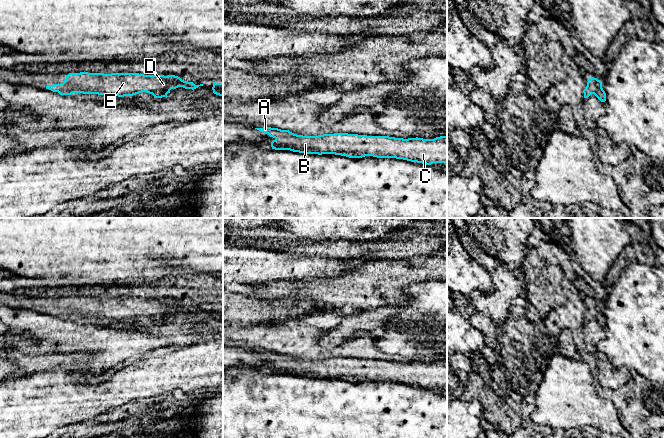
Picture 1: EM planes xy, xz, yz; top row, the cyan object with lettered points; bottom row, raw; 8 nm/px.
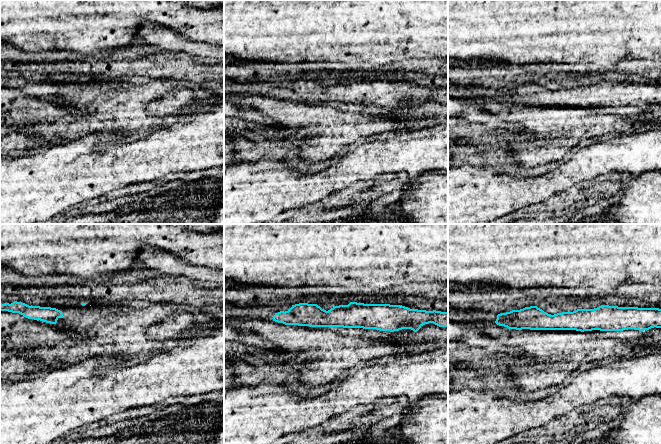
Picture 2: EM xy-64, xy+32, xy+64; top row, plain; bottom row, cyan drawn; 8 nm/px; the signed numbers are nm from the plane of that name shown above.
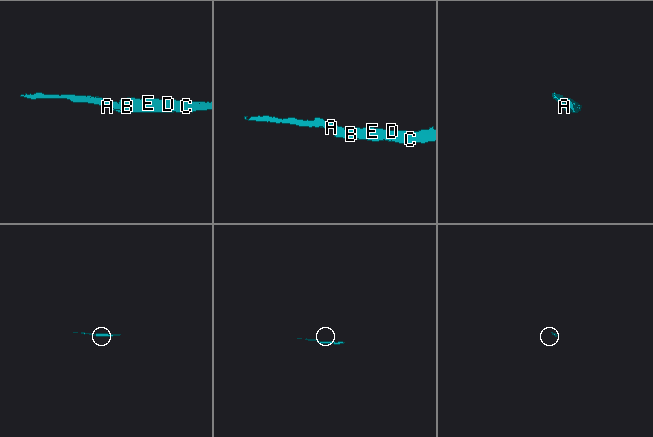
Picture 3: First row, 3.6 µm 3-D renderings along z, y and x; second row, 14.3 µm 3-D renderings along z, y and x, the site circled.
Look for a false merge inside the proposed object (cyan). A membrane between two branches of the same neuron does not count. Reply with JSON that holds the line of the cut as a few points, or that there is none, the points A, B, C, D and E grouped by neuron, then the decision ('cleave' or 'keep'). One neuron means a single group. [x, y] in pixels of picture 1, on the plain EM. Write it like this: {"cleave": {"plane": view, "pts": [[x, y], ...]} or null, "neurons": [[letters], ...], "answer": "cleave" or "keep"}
{"cleave": null, "neurons": [["A", "B", "C", "D", "E"]], "answer": "keep"}

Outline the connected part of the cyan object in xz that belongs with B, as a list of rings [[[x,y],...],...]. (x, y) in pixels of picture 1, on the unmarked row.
[[[266,350],[255,353],[274,362],[271,371],[275,374],[318,379],[335,378],[349,382],[396,382],[426,389],[447,387],[447,360],[434,363],[403,363],[348,357],[303,360],[289,354]]]

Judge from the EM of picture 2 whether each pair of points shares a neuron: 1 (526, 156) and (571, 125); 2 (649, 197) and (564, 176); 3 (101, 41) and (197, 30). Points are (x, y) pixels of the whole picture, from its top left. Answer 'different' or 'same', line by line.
1: same
2: different
3: same

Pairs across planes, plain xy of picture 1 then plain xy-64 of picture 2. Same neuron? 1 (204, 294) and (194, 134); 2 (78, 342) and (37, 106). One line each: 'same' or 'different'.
1: different
2: same

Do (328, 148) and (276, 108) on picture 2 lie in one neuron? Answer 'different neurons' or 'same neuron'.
same neuron

